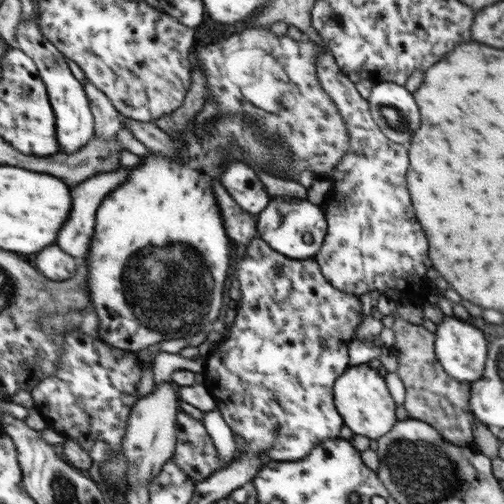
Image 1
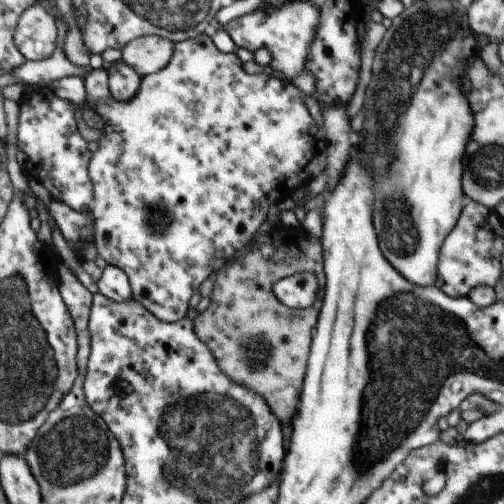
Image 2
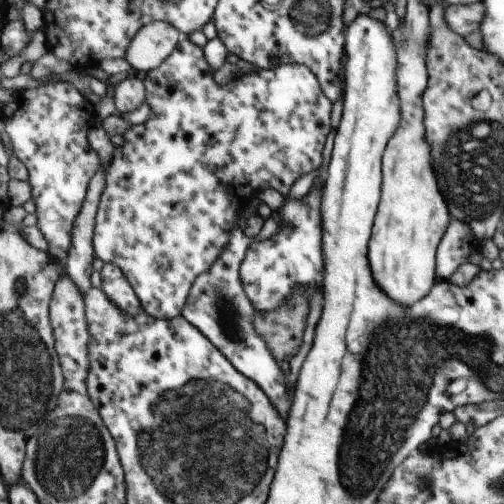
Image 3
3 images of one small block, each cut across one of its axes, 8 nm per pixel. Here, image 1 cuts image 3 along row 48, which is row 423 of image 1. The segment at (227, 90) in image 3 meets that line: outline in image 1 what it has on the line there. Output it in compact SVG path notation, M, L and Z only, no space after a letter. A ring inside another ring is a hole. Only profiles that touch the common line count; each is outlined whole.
M177 408L177 422L175 422L177 446L173 454L173 462L197 484L205 482L227 464L221 464L221 456L209 438L203 422L191 418L187 412Z

